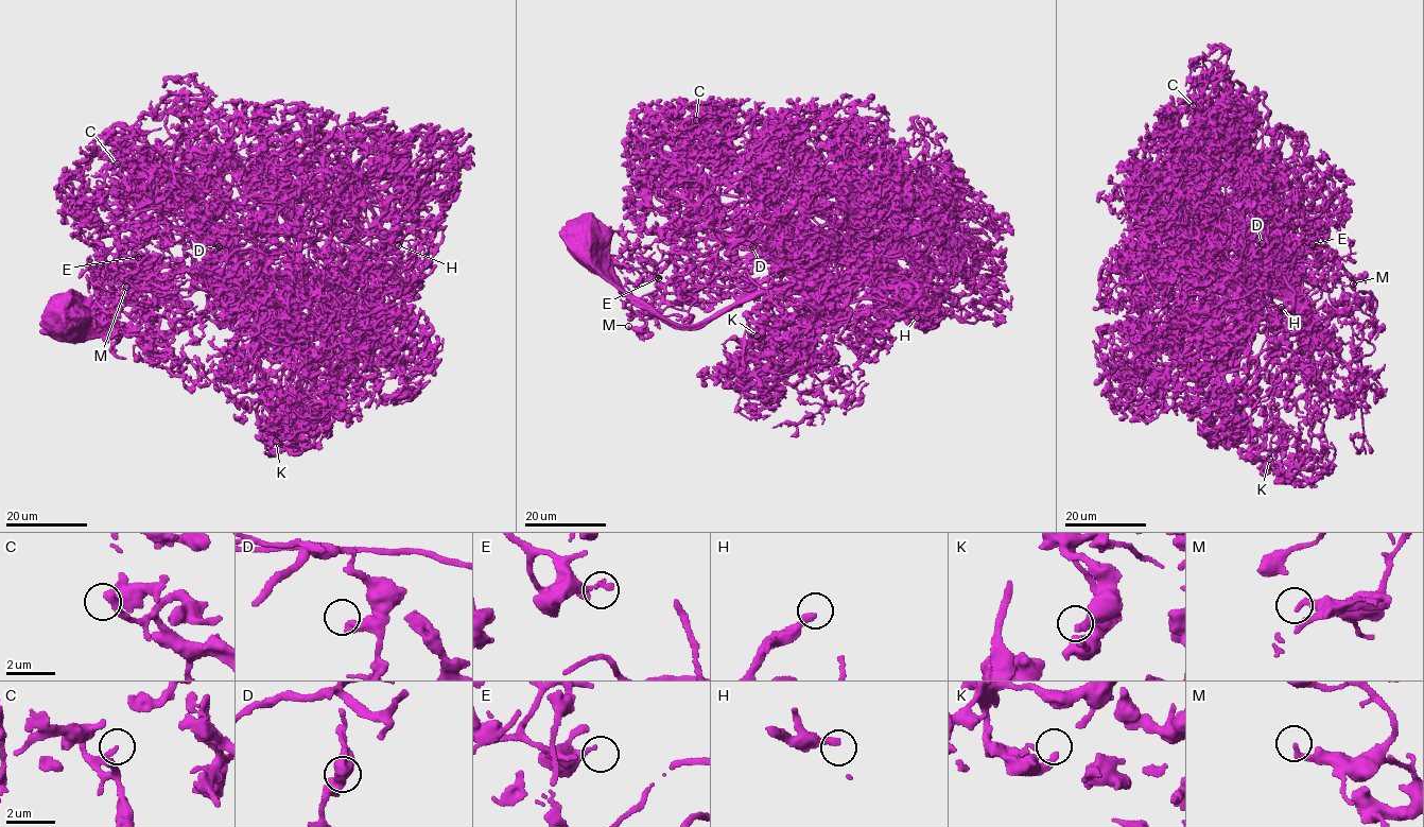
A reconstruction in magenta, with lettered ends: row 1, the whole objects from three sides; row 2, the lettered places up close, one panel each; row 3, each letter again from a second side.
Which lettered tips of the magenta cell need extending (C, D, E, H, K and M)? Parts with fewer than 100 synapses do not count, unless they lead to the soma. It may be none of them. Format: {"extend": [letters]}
{"extend": ["C"]}

